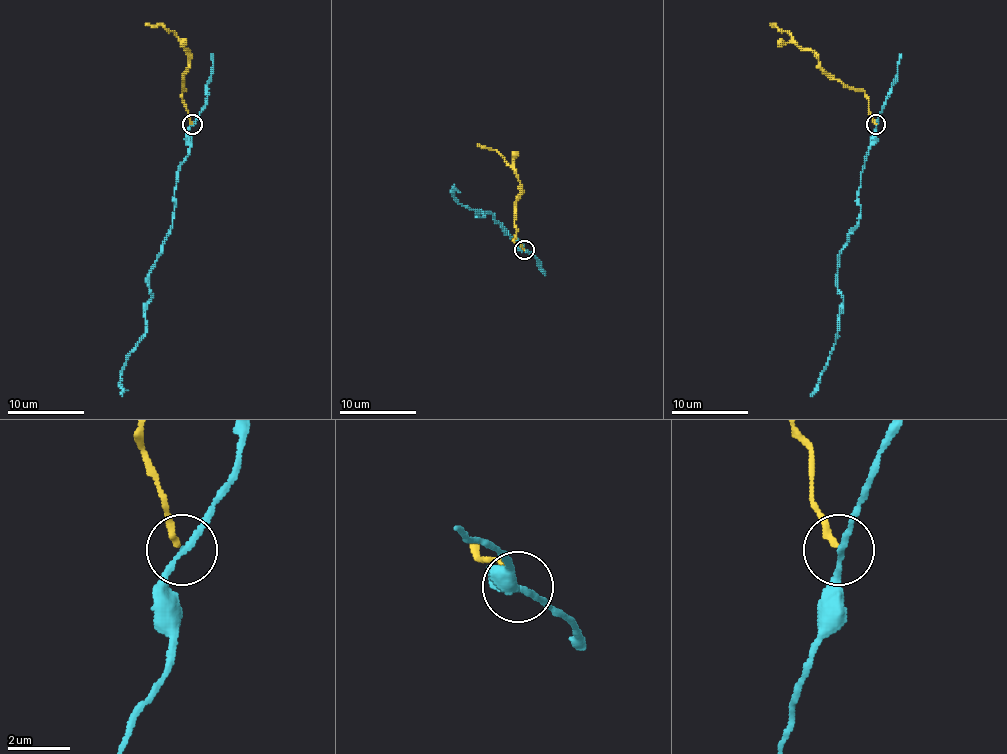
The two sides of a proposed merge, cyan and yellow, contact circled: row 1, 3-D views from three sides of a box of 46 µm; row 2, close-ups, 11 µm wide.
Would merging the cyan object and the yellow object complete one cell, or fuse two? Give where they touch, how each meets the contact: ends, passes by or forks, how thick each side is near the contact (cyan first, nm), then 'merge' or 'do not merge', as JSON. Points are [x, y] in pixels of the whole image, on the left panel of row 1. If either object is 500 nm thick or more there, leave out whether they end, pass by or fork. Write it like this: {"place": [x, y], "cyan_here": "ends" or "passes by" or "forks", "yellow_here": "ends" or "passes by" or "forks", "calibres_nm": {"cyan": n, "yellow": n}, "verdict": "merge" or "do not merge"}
{"place": [192, 124], "cyan_here": "passes by", "yellow_here": "ends", "calibres_nm": {"cyan": 170, "yellow": 200}, "verdict": "do not merge"}

